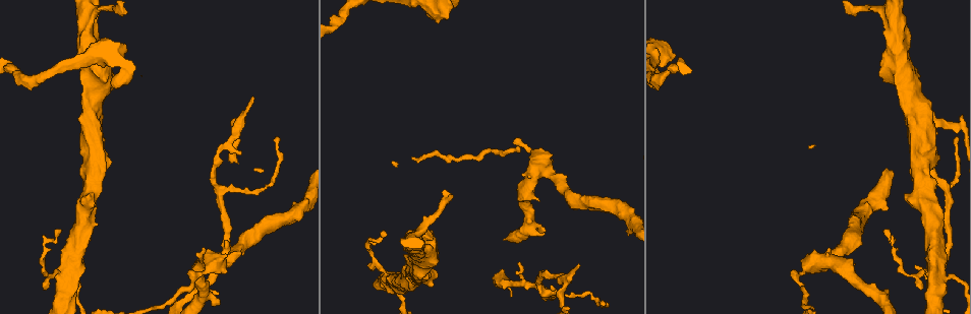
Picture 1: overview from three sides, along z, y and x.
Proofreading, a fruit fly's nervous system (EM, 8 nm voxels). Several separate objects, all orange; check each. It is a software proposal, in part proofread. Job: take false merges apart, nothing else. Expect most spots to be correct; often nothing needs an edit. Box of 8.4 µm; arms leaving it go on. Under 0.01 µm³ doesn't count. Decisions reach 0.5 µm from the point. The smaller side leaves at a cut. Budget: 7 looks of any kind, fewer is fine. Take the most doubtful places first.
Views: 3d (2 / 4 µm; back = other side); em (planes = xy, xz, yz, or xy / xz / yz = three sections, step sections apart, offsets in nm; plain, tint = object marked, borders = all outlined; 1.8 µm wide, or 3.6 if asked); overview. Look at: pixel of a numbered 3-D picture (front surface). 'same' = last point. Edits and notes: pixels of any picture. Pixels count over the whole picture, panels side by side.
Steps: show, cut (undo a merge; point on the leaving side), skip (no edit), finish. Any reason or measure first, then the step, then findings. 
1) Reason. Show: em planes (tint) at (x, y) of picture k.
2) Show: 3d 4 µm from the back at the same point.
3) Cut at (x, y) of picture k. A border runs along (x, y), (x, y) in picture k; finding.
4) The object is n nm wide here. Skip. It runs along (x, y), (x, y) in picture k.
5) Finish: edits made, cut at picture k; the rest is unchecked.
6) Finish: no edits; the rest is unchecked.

Looks like a crossing. Show: 3d 4 µm at (69, 271) of picture 1.

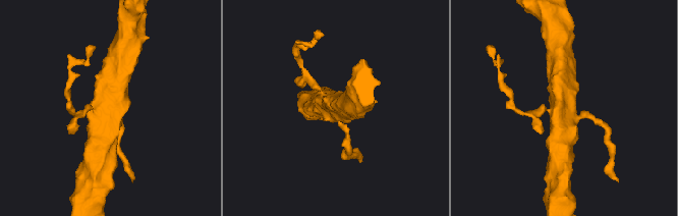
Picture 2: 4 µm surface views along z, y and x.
4 arms meet here; need the tissue. Show: em planes (plain) at (106, 109) of picture 2.

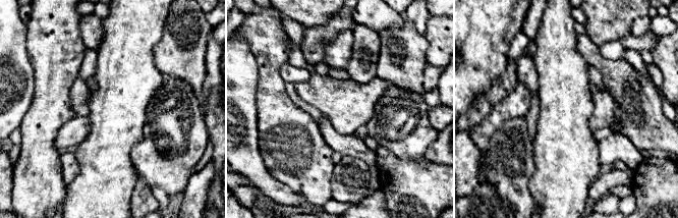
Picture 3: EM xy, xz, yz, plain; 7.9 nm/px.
Show: em planes (tint) at the same point.

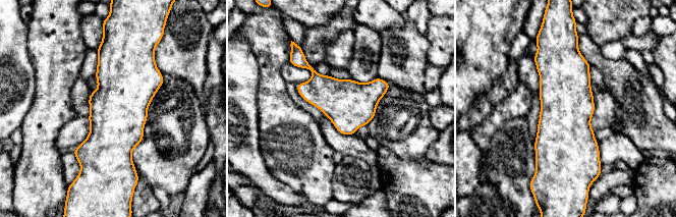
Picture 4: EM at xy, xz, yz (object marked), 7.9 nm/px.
The object is 380 nm wide here. Skip. All the same neuron.

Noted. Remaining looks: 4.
Three-way junction. Show: 3d 2 µm from the back at (222, 188) of picture 1.

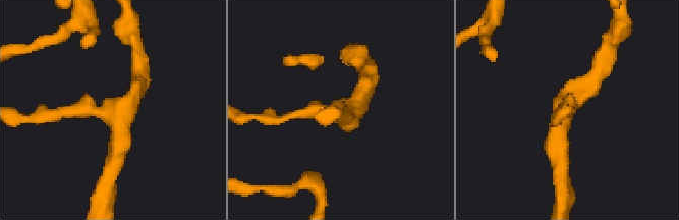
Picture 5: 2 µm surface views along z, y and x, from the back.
3 arms meet here; need the tissue. Show: em planes (tint) at (347, 114) of picture 5.

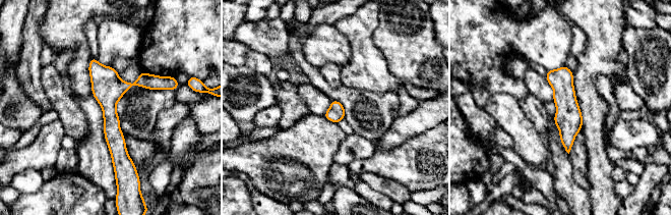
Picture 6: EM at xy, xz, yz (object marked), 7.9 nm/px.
Skip. It runs along (93, 60), (108, 88), (119, 167) in picture 6; continuous, no second neuron.

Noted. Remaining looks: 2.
Thin neck. Show: em planes (tint) at (812, 262) of picture 1.

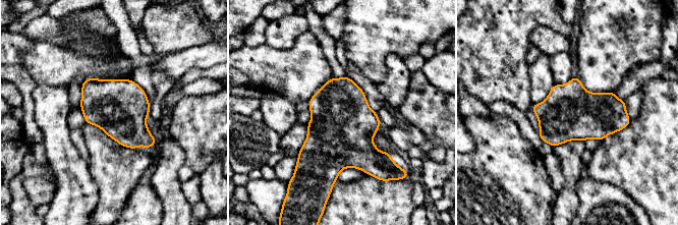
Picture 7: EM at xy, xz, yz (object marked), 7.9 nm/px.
Skip. One neuron here.

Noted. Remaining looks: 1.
Finish: no edits; the rest is unchecked.

